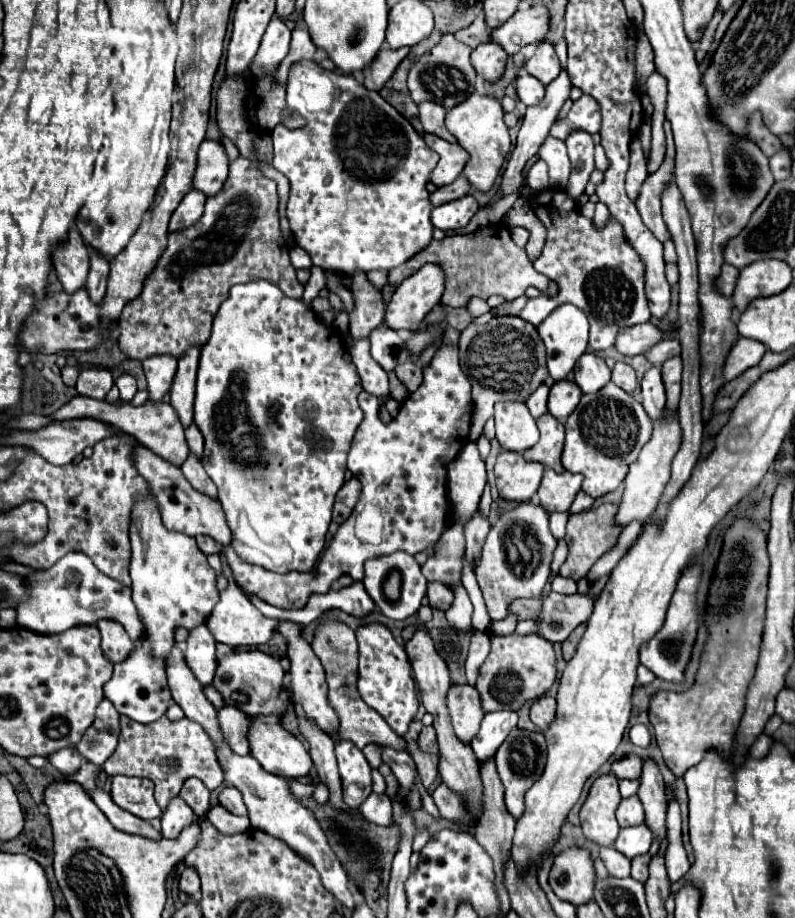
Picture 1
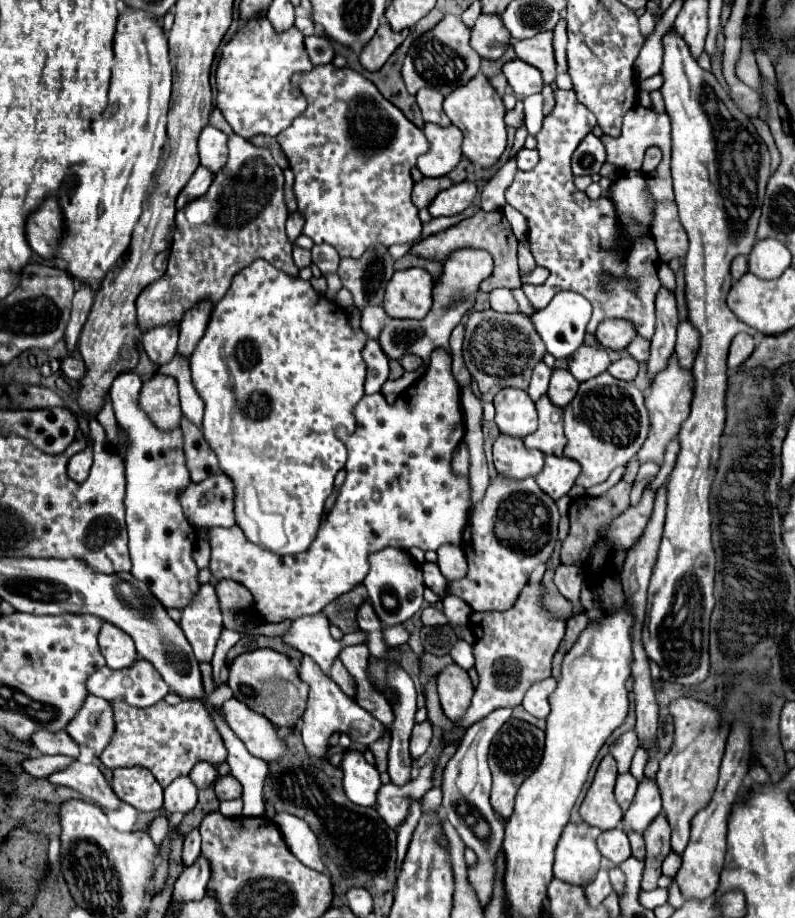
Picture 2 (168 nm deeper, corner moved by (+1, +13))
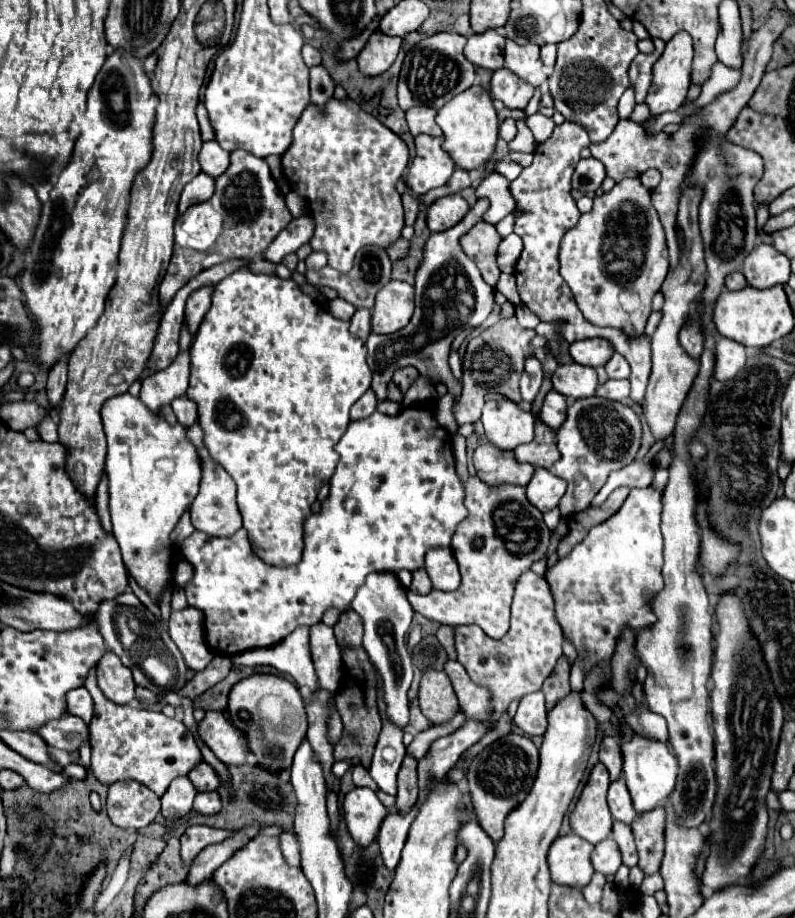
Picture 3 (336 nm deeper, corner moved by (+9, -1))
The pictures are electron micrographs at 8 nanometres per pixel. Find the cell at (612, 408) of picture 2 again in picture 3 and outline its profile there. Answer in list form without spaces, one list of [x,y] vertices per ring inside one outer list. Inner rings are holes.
[[[597,396],[579,398],[567,410],[567,420],[557,432],[557,448],[561,460],[551,466],[551,472],[567,480],[567,492],[559,502],[561,516],[567,518],[591,506],[591,500],[605,484],[609,472],[619,470],[635,460],[641,444],[641,422],[637,414],[615,400]]]

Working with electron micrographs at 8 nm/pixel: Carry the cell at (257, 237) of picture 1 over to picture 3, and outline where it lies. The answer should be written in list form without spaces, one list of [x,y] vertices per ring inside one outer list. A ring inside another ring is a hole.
[[[235,150],[231,152],[231,164],[229,168],[217,178],[217,188],[213,198],[209,200],[217,212],[223,216],[223,232],[221,238],[215,242],[213,250],[209,250],[207,258],[201,262],[187,262],[187,258],[181,258],[181,254],[173,254],[171,264],[167,268],[167,274],[161,282],[159,294],[161,294],[161,304],[167,306],[169,300],[175,296],[175,292],[185,286],[193,276],[197,276],[201,270],[209,268],[211,264],[233,260],[233,258],[243,258],[251,260],[249,268],[253,272],[265,272],[265,274],[275,274],[275,264],[265,262],[261,258],[263,250],[275,240],[275,236],[291,222],[291,212],[285,206],[285,198],[279,192],[269,166],[263,158],[253,158],[253,154],[245,154],[245,150]]]

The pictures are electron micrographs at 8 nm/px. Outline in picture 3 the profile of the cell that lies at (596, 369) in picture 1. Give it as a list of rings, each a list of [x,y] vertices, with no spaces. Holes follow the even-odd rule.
[[[559,364],[553,374],[553,390],[567,398],[587,398],[593,396],[597,388],[595,368],[581,364]]]

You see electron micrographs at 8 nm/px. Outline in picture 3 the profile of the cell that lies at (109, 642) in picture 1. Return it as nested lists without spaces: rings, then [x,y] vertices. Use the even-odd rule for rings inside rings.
[[[107,652],[97,664],[97,682],[103,694],[115,704],[129,704],[135,700],[135,682],[133,674],[123,662],[113,654]]]

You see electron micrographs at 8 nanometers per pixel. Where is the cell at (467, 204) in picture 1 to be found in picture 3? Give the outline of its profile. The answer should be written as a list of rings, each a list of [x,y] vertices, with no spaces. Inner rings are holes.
[[[451,194],[445,198],[439,198],[429,206],[427,212],[427,226],[431,232],[443,232],[455,226],[463,216],[469,212],[469,204],[459,196]]]

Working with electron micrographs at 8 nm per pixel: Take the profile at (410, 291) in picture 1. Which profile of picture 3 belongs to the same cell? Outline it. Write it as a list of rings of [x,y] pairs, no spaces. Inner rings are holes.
[[[389,280],[379,290],[371,314],[373,334],[393,334],[409,324],[413,316],[413,286],[399,280]]]

